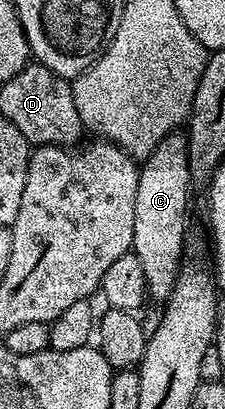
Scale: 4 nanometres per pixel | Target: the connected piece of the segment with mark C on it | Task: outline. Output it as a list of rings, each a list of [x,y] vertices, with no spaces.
[[[172,133],[164,137],[157,145],[153,154],[142,160],[139,168],[139,184],[137,185],[137,201],[133,201],[133,241],[131,250],[135,252],[137,261],[145,272],[147,294],[159,305],[167,302],[167,298],[175,288],[175,278],[181,270],[183,257],[183,238],[187,235],[187,198],[190,197],[190,187],[193,186],[189,161],[187,160],[187,140],[182,134]]]

